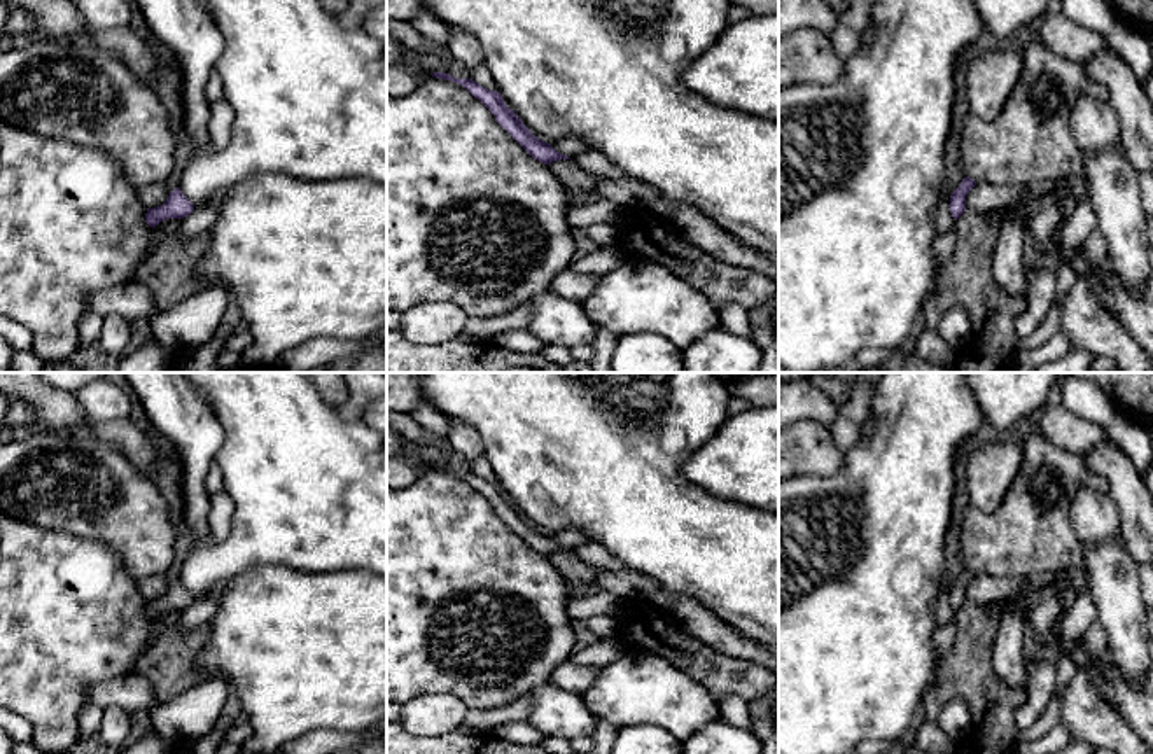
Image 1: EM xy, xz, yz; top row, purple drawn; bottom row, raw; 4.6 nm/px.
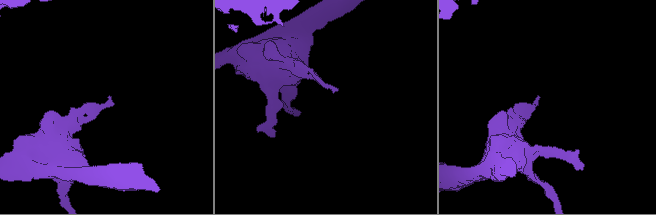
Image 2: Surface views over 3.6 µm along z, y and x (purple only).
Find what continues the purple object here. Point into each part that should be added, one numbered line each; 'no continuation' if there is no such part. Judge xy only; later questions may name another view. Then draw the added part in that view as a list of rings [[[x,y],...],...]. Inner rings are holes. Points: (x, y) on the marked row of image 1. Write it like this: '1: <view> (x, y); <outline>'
no continuation

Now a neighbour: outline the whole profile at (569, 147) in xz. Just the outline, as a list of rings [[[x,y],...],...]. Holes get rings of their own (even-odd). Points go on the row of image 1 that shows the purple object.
[[[562,138],[558,142],[551,142],[551,147],[567,157],[574,157],[590,149],[590,145],[581,138]]]

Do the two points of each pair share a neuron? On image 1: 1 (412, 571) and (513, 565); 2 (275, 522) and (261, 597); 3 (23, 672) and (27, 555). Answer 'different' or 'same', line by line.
1: same
2: different
3: same

